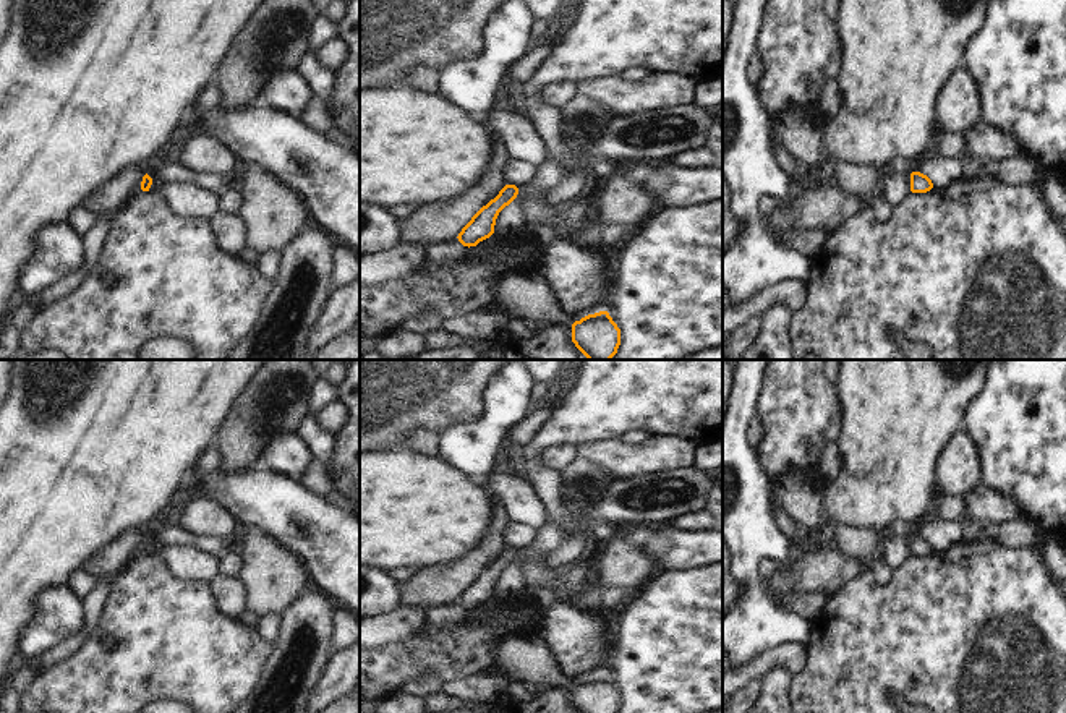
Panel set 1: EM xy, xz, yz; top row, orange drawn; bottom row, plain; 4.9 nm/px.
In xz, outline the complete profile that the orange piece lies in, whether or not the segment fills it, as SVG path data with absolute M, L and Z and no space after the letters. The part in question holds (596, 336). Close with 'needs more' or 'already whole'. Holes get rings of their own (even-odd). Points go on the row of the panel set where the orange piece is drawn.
M599 311L572 324L572 342L588 360L611 360L620 345L620 329L608 311Z; already whole

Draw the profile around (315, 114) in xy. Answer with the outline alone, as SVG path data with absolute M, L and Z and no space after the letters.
M313 94L298 112L300 120L322 134L330 134L334 123L330 120L330 110L326 100Z

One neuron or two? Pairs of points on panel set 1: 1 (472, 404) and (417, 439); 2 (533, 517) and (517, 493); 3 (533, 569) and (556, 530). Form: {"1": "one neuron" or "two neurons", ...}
{"1": "two neurons", "2": "one neuron", "3": "two neurons"}

